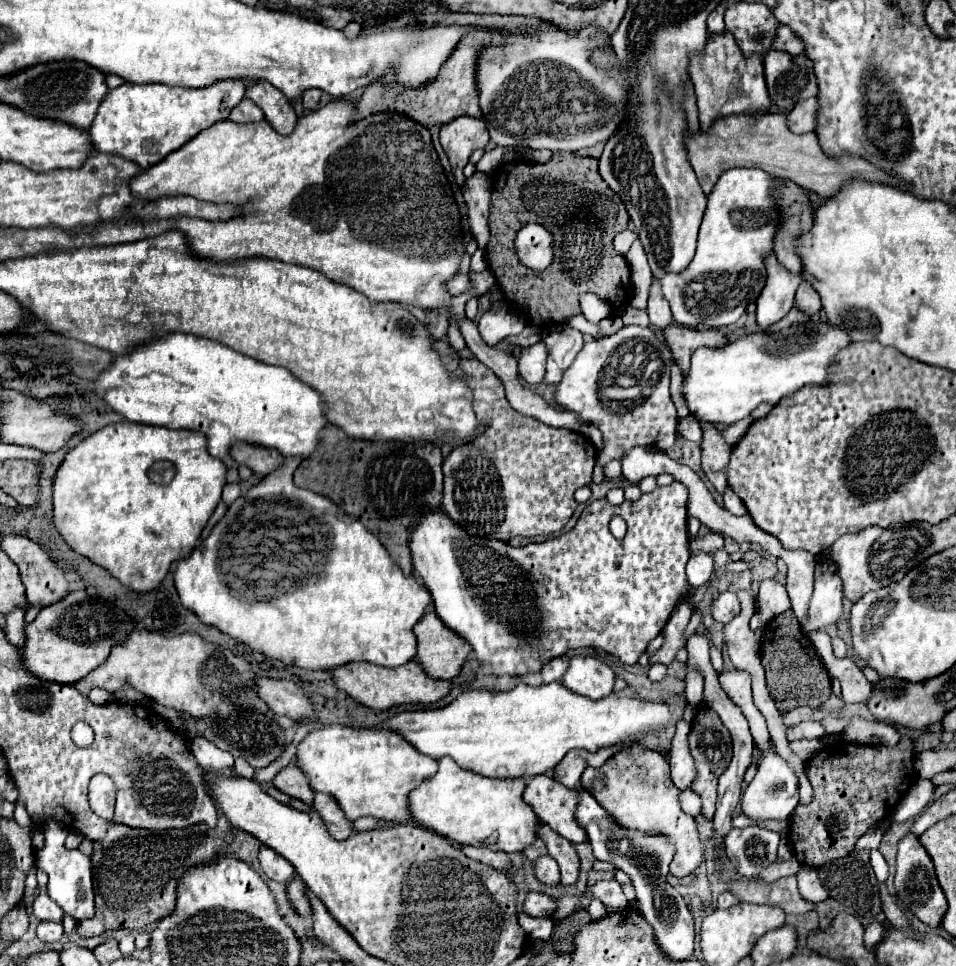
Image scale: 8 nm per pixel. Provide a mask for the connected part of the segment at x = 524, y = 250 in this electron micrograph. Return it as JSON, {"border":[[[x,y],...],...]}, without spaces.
{"border":[[[528,224],[518,232],[515,248],[524,266],[542,271],[552,262],[552,234],[540,224]]]}

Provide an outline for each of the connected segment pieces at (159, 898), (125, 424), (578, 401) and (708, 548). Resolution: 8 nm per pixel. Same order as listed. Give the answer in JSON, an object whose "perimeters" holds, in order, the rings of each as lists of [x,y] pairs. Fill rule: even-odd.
{"perimeters":[[[[222,810],[214,828],[204,824],[188,830],[134,830],[112,824],[104,840],[94,842],[92,872],[96,888],[96,914],[80,922],[76,932],[80,938],[92,938],[106,930],[142,930],[148,924],[166,918],[176,904],[176,888],[180,878],[194,866],[208,864],[222,848],[234,842],[232,826]]],[[[122,420],[96,430],[66,454],[54,476],[52,518],[56,530],[72,550],[106,568],[134,592],[148,592],[164,580],[170,562],[192,554],[208,518],[220,502],[224,486],[226,466],[222,460],[208,454],[208,438],[202,432],[170,430]],[[156,466],[172,468],[168,482],[164,480],[168,476],[166,470],[158,470],[156,474],[156,470],[152,470]]],[[[624,326],[614,336],[604,340],[590,340],[578,352],[574,362],[564,370],[562,380],[554,386],[554,400],[562,410],[578,414],[580,422],[592,424],[602,432],[604,449],[600,451],[596,463],[604,467],[613,460],[622,460],[634,446],[656,446],[658,450],[668,450],[674,444],[676,434],[676,408],[670,400],[670,366],[672,356],[666,344],[660,340],[656,330],[640,326]]],[[[708,532],[700,540],[692,540],[692,544],[690,544],[690,552],[692,554],[698,552],[698,550],[702,550],[702,552],[716,552],[720,548],[724,548],[724,538],[720,534],[716,534],[716,532]]]]}

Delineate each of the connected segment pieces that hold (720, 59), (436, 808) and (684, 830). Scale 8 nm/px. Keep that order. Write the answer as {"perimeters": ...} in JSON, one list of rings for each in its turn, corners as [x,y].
{"perimeters":[[[[728,32],[720,36],[710,36],[704,56],[692,56],[690,80],[698,98],[702,132],[708,132],[712,124],[722,116],[764,114],[772,106],[770,96],[766,92],[762,56],[740,56],[740,48],[736,48],[736,42],[732,40],[732,36],[728,36]]],[[[444,756],[438,762],[438,772],[408,796],[408,812],[420,826],[462,846],[490,846],[502,852],[520,852],[536,840],[538,818],[524,804],[524,778],[484,778],[460,768],[452,758]]],[[[642,746],[624,748],[608,758],[600,768],[586,768],[580,784],[608,814],[612,814],[612,818],[622,828],[640,830],[644,834],[662,834],[672,840],[676,852],[670,872],[674,876],[686,876],[694,872],[704,860],[704,848],[700,844],[696,820],[680,808],[680,790],[672,784],[670,766],[658,752],[646,750]]]]}

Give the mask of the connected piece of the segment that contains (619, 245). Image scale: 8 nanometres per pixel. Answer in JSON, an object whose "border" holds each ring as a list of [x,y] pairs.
{"border":[[[624,230],[620,232],[616,238],[614,238],[614,248],[620,252],[620,254],[626,254],[628,248],[632,246],[632,242],[638,238],[638,232],[636,230]]]}

